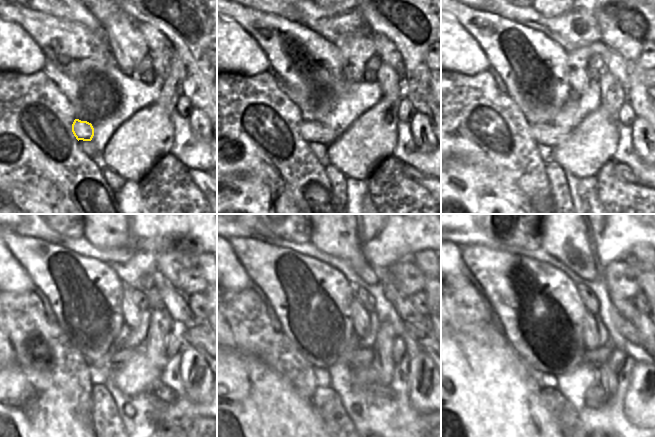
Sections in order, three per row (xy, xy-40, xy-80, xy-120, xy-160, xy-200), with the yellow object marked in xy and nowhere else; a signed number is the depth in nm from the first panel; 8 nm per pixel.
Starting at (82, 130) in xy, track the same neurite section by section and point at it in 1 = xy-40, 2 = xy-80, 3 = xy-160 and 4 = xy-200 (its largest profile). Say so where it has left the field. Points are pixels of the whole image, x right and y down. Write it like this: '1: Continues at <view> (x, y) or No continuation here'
1: Continues at xy-40 (314, 131)
2: Continues at xy-80 (544, 133)
3: Continues at xy-160 (363, 356)
4: Continues at xy-200 (597, 357)

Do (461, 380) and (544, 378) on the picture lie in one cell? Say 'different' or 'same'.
different

